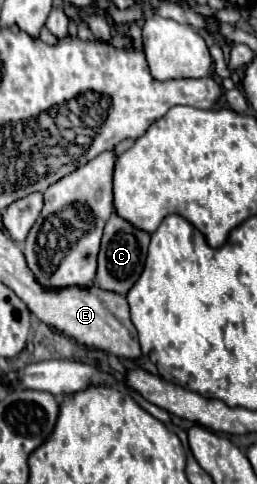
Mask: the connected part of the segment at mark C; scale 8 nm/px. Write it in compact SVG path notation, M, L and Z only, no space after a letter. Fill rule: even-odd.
M113 214L105 226L101 252L99 252L99 268L97 268L97 286L105 288L107 292L117 292L125 296L133 284L139 280L145 258L147 258L147 246L149 246L149 234L133 228L129 222L121 220L117 214Z

